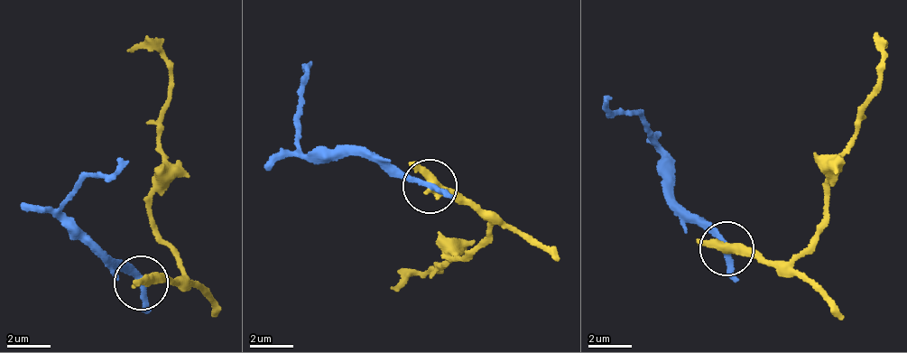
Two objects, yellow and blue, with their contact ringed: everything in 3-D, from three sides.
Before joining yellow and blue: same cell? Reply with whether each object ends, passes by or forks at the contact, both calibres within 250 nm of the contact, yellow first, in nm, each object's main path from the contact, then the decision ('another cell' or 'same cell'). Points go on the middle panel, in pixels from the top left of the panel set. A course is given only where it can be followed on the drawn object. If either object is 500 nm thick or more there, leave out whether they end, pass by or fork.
yellow passes by | blue passes by | 400/260 nm | yellow via (431, 185), (450, 189), (490, 227), (481, 245), (459, 259), (442, 248), (443, 268), (430, 265), (390, 287) | blue via (431, 185), (366, 156), (301, 151), (292, 136), (303, 109), (303, 83), (309, 62) | another cell

